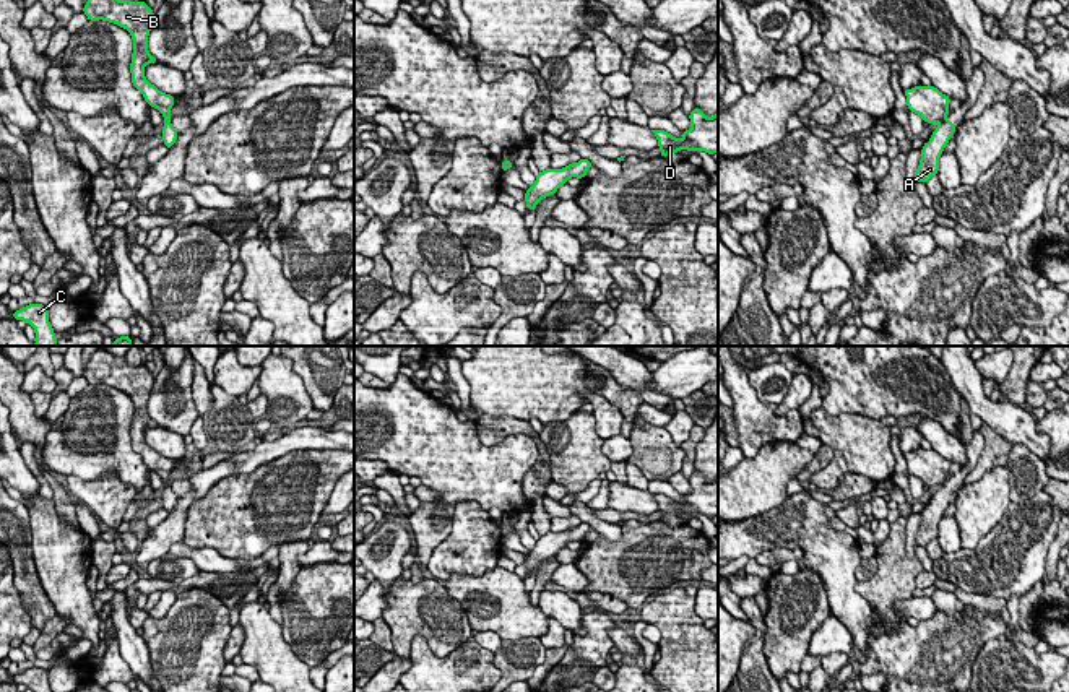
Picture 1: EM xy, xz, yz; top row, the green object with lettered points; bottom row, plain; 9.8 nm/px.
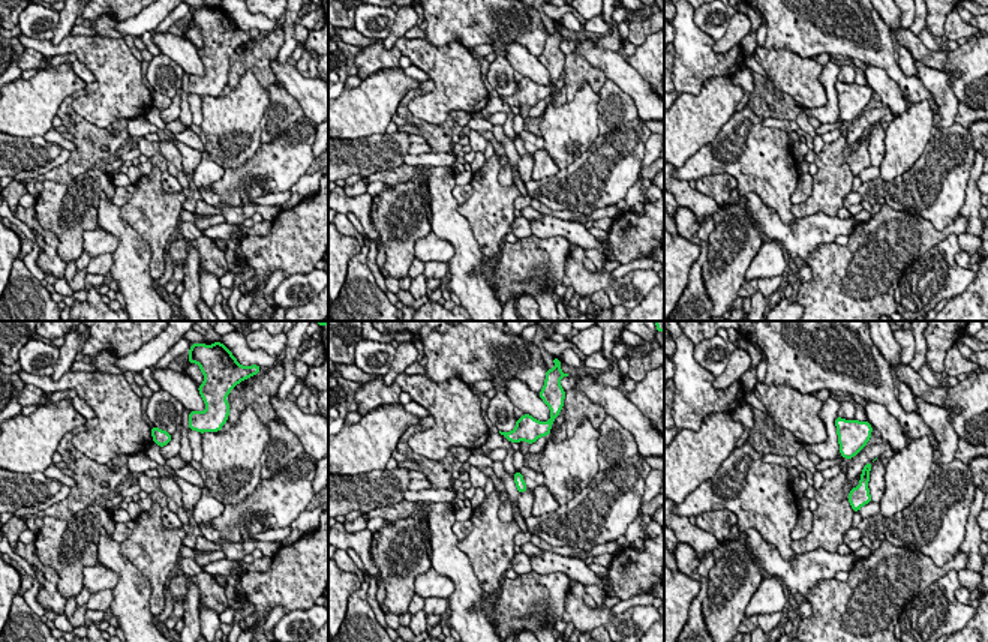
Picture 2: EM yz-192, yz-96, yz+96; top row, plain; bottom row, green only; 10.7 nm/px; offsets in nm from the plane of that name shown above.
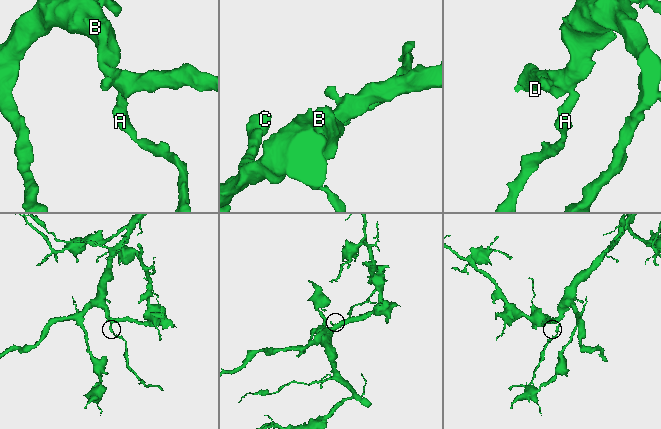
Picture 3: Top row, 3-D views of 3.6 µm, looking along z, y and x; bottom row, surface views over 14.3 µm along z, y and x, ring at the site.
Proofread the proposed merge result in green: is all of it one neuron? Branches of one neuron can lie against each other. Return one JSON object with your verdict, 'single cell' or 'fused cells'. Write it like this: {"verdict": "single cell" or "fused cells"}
{"verdict": "fused cells"}

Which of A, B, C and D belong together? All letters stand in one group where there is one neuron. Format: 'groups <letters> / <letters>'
groups A / B C D

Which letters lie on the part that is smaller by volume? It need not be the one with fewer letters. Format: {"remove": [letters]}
{"remove": ["A"]}

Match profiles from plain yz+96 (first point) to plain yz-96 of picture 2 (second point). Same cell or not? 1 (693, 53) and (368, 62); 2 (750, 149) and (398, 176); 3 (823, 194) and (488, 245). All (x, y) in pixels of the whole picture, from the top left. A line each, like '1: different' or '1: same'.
1: same
2: different
3: same

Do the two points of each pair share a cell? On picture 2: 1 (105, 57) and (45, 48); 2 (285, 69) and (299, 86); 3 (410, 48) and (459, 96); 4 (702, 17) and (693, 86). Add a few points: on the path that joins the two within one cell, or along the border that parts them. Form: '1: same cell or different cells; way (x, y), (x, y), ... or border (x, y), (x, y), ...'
1: same cell; way (90, 50), (60, 48)
2: same cell; way (287, 74), (294, 81)
3: same cell; way (423, 54), (452, 83)
4: different cells; border (693, 15), (697, 26), (714, 41)

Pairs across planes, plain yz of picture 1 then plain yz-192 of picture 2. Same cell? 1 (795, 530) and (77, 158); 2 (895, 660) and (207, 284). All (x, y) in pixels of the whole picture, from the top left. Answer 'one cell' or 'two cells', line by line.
1: two cells
2: two cells

